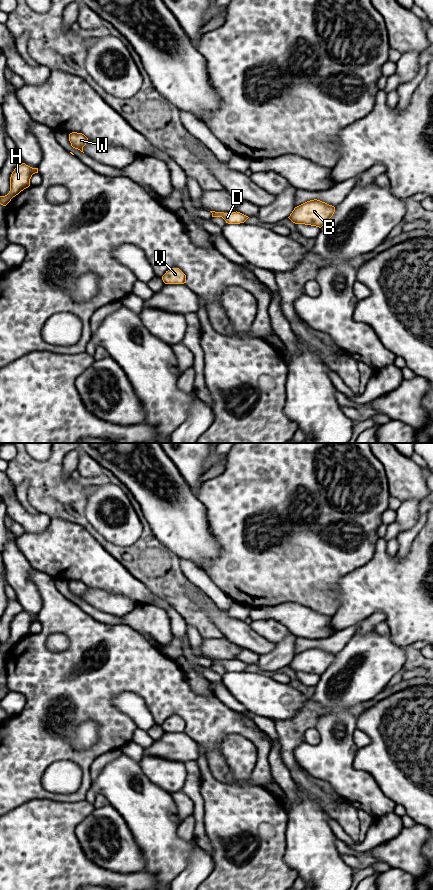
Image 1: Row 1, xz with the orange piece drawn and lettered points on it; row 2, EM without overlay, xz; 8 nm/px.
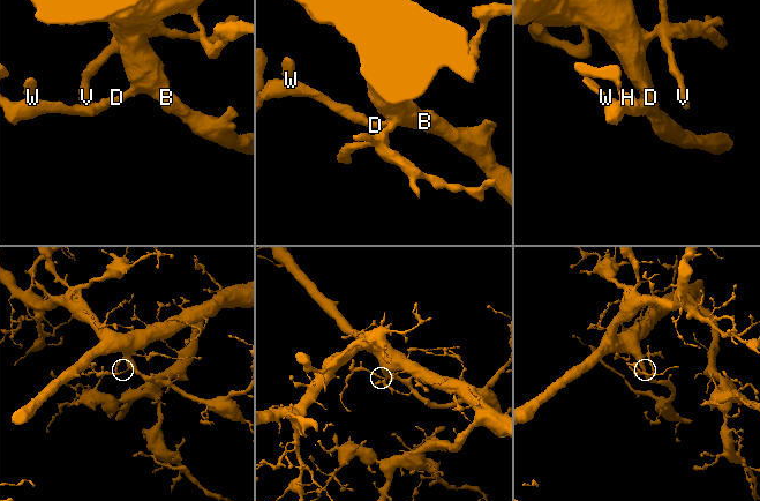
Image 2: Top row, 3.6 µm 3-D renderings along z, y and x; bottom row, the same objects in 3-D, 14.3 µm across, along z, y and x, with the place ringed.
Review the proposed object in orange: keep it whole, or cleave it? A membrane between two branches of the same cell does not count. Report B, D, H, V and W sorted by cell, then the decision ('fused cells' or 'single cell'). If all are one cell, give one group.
B D H V W; single cell

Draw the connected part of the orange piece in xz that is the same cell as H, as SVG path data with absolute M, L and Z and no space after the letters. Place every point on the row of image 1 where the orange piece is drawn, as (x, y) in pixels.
M25 163L17 166L10 177L10 191L5 196L0 196L0 204L6 206L13 197L30 186L33 174L38 173L38 168L32 168Z

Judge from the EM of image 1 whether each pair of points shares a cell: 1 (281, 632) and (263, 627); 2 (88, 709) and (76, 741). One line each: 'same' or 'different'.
1: same
2: different

